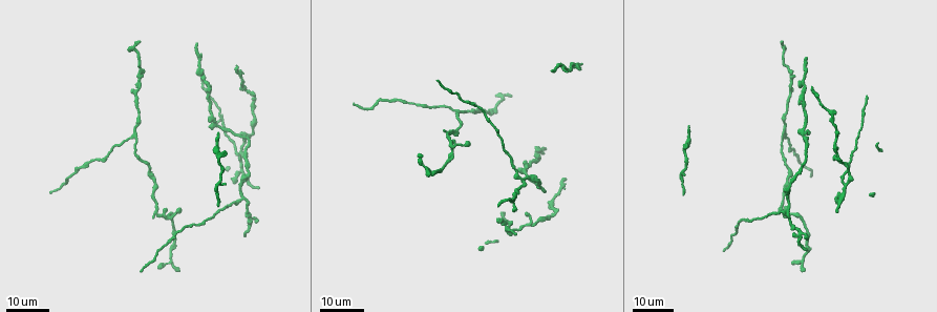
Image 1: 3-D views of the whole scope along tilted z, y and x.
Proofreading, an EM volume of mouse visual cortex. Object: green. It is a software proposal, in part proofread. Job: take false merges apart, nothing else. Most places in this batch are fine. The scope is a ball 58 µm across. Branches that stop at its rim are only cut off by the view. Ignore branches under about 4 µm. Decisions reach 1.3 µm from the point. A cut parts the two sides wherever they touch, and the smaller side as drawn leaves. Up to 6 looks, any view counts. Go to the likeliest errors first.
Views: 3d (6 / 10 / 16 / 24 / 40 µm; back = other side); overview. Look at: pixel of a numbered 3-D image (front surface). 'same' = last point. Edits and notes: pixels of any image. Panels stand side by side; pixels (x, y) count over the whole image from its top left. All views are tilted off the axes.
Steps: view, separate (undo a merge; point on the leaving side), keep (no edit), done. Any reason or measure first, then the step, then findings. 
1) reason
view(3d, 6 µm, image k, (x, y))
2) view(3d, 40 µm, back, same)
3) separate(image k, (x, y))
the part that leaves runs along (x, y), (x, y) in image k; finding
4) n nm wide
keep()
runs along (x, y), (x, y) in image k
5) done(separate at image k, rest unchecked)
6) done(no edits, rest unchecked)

two arms in line, one across
view(3d, 24 µm, image 1, (239, 159))

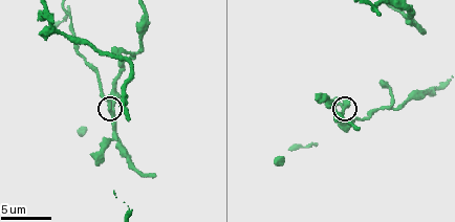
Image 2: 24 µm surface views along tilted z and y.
view(3d, 6 µm, image 2, (111, 112))

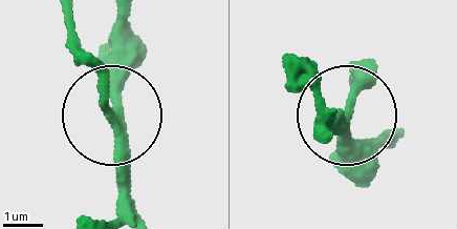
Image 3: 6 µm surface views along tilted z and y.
220 nm wide
separate(image 3, (101, 69))
a second neuron is stuck on

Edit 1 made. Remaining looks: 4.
view(overview)

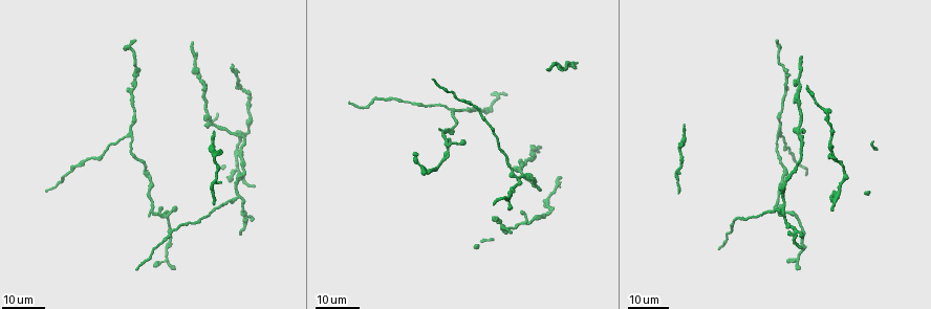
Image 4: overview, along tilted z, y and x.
side arm on a straight run
view(3d, 24 µm, image 4, (240, 195))

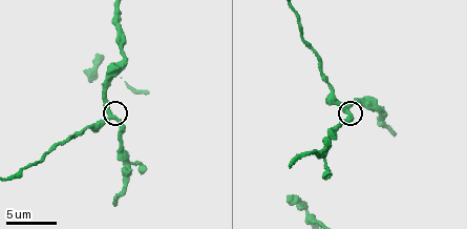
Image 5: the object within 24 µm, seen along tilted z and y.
view(3d, 6 µm, image 5, (346, 110))

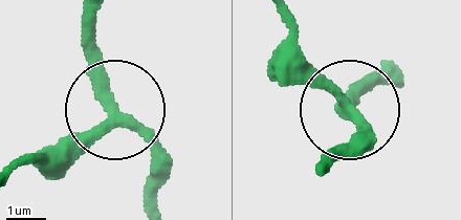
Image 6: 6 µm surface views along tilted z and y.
keep()
runs along (18, 162), (65, 148), (111, 115), (146, 136), (168, 171) in image 6; continuous, no second neuron

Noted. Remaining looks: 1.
done(separate at image 3, rest unchecked)

